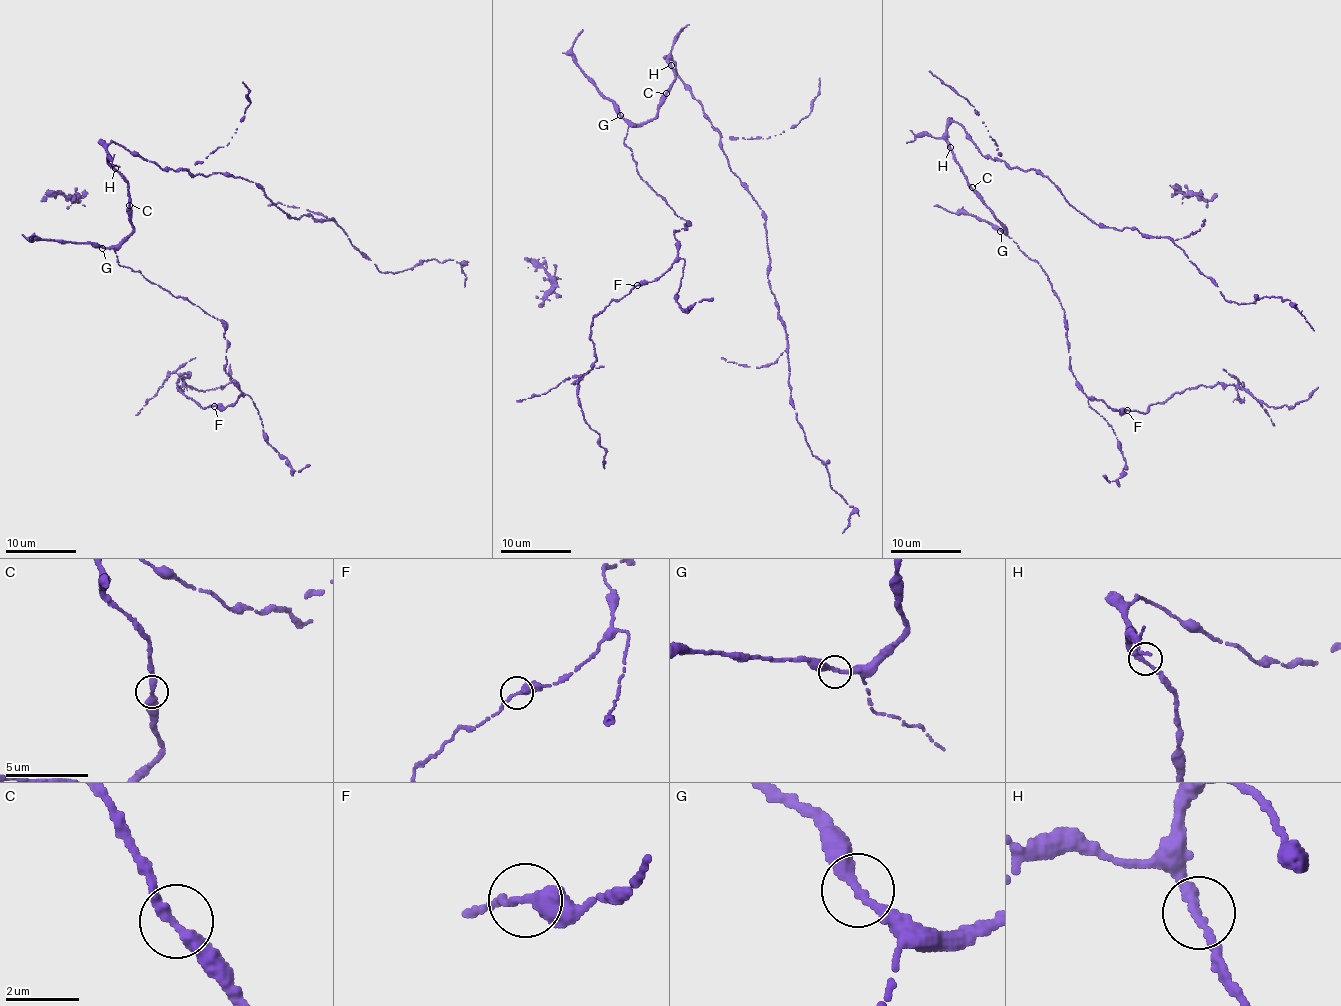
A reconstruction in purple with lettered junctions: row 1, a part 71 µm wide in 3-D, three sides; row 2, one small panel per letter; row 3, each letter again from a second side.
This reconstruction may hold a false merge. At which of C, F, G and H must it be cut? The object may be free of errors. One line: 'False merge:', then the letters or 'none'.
False merge: none

